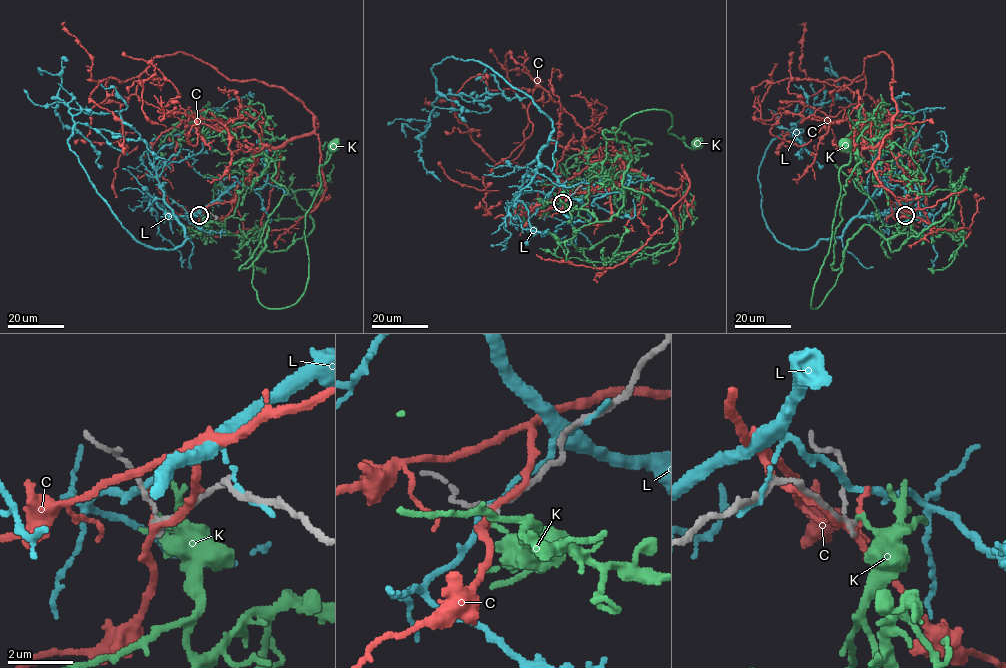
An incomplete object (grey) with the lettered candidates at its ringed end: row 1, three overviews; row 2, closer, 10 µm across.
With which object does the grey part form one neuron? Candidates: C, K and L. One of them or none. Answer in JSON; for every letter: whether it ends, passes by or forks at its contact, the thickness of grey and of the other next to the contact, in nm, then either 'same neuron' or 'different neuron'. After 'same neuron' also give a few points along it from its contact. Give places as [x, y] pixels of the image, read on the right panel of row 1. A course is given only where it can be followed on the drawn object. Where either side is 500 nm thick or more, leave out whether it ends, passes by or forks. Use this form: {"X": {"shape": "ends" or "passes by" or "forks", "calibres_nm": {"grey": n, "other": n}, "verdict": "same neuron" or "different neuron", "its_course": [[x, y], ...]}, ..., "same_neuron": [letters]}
{"C": {"shape": "forks", "calibres_nm": {"grey": 160, "other": 160}, "verdict": "different neuron"}, "K": {"shape": "ends", "calibres_nm": {"grey": 150, "other": 140}, "verdict": "different neuron"}, "L": {"shape": "passes by", "calibres_nm": {"grey": 110, "other": 180}, "verdict": "different neuron"}, "same_neuron": []}

